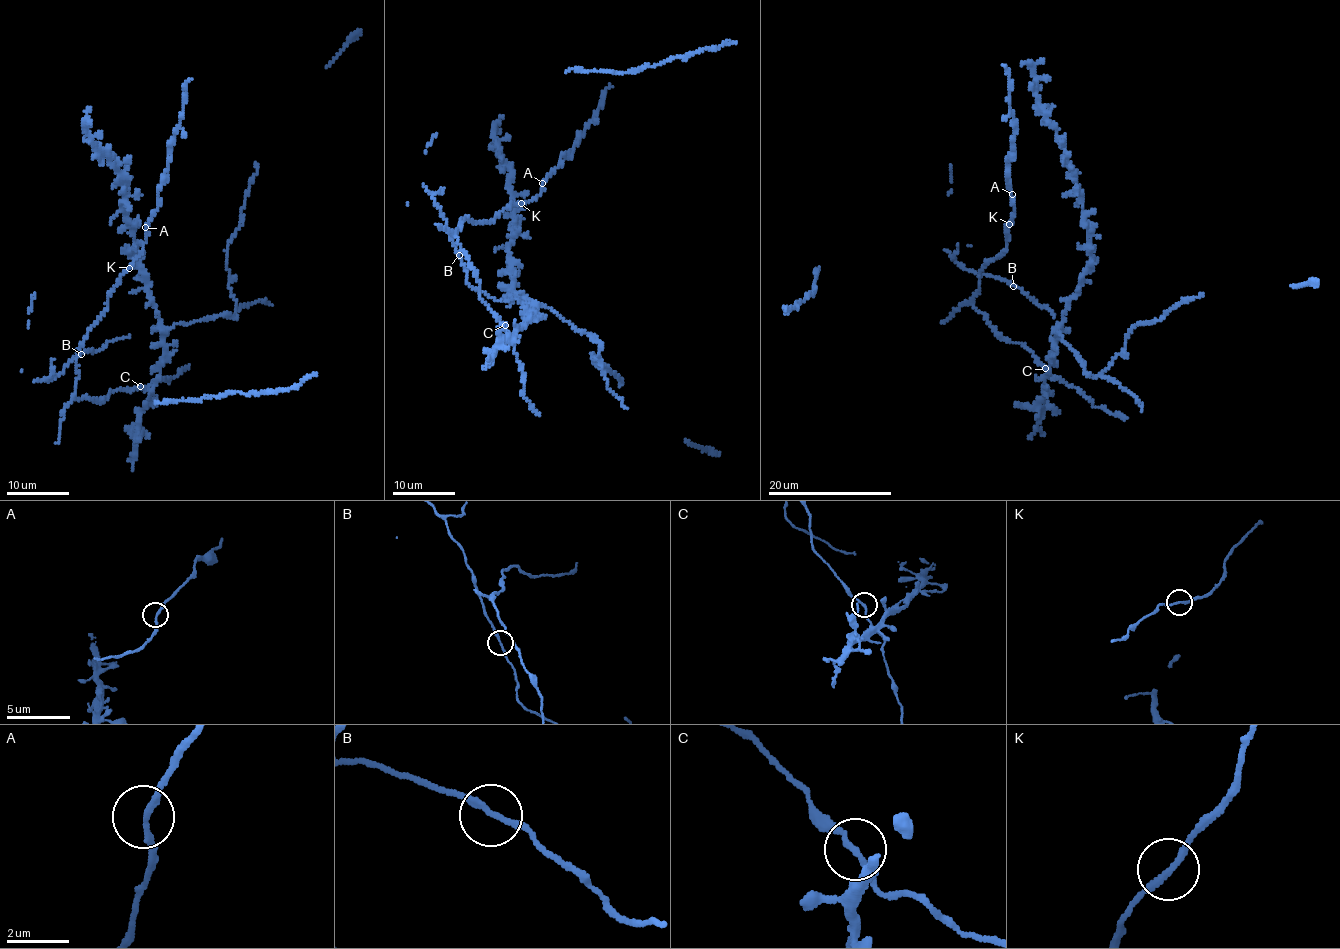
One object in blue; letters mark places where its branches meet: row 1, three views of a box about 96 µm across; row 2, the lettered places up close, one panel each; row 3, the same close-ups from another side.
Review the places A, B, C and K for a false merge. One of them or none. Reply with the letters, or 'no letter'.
no letter

